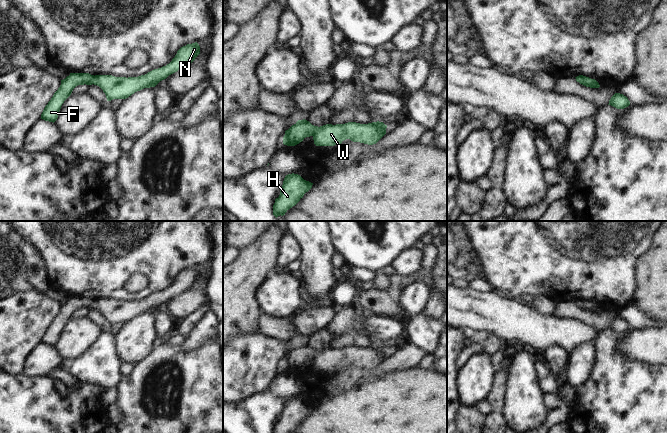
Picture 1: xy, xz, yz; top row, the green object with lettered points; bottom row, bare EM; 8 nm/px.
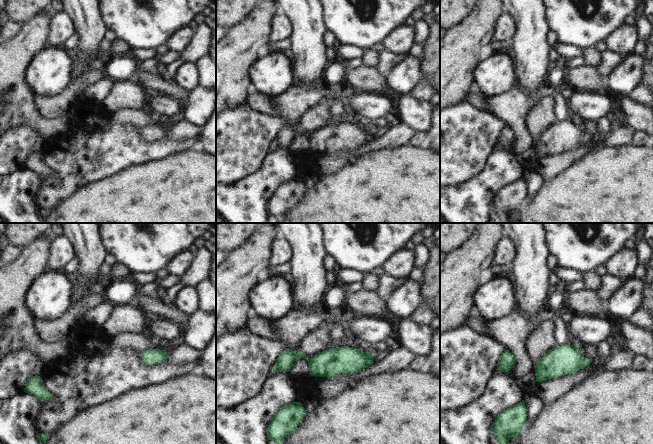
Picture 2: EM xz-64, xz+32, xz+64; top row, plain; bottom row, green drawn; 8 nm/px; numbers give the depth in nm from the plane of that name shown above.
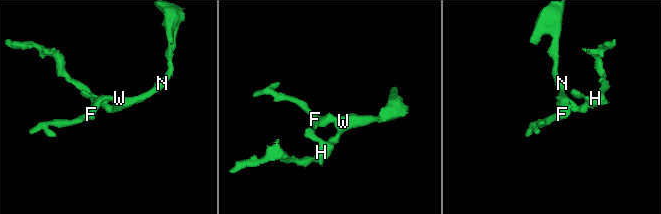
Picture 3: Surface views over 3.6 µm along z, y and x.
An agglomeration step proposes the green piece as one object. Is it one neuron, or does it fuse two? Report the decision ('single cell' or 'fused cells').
single cell

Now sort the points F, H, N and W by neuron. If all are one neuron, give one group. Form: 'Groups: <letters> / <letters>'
Groups: F H N W.

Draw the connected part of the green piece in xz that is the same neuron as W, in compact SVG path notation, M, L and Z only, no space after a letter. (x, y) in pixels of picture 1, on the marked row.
M303 119L298 120L285 131L283 144L295 146L306 137L312 136L316 146L340 145L346 139L350 139L353 142L373 145L386 134L386 128L387 125L379 121L368 124L356 122L336 125L326 124L318 127Z

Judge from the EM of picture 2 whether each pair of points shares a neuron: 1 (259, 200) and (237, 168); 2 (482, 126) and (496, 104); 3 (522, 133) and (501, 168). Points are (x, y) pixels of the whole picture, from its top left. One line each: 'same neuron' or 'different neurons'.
1: different neurons
2: different neurons
3: different neurons

